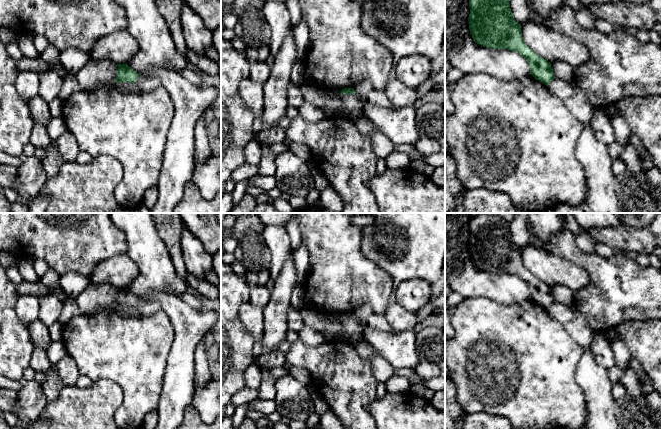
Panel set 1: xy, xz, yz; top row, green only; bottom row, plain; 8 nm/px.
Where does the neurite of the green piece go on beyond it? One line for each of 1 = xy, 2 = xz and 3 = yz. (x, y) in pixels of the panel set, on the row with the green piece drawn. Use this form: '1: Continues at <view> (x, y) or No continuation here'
1: No continuation here
2: No continuation here
3: No continuation here

